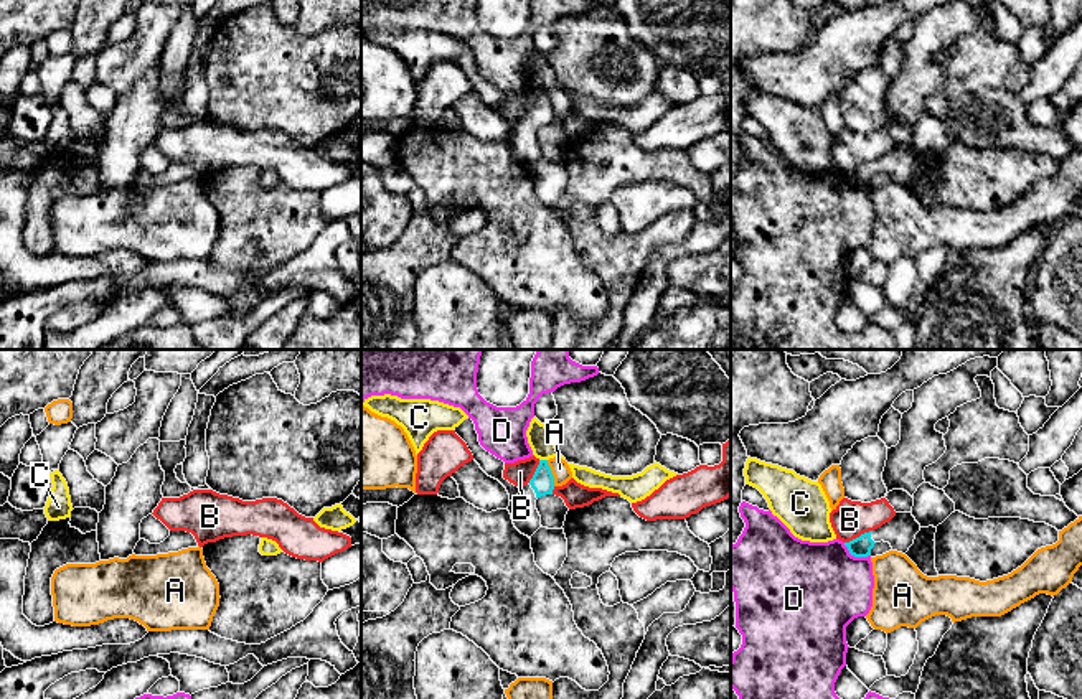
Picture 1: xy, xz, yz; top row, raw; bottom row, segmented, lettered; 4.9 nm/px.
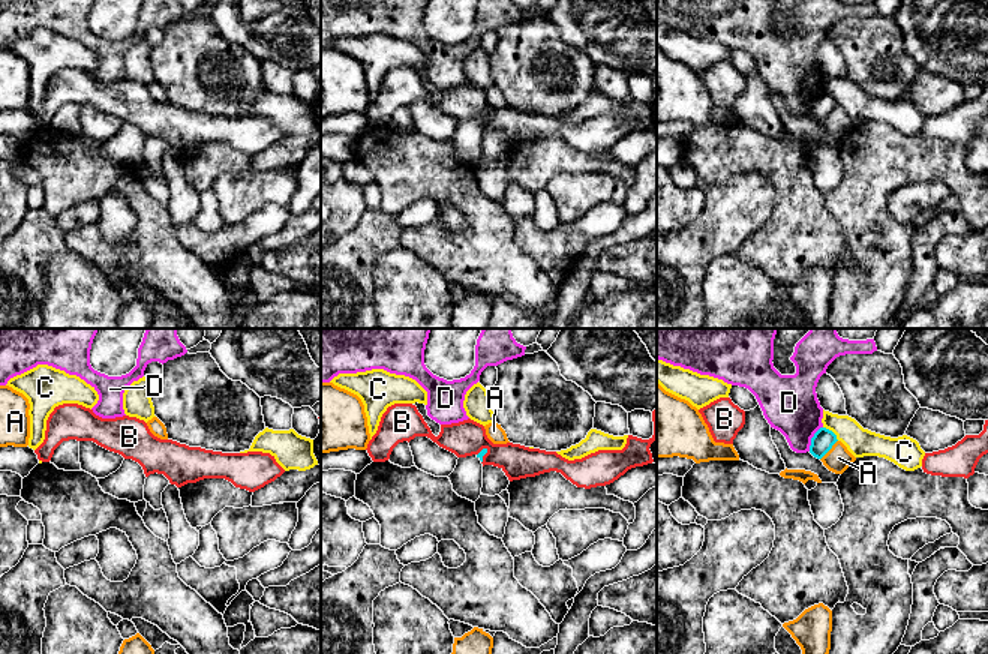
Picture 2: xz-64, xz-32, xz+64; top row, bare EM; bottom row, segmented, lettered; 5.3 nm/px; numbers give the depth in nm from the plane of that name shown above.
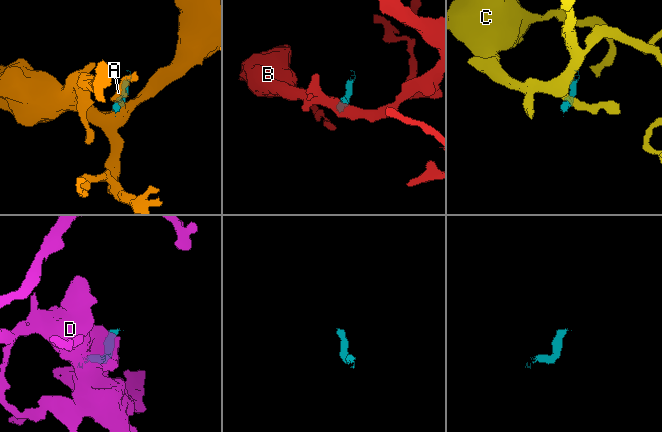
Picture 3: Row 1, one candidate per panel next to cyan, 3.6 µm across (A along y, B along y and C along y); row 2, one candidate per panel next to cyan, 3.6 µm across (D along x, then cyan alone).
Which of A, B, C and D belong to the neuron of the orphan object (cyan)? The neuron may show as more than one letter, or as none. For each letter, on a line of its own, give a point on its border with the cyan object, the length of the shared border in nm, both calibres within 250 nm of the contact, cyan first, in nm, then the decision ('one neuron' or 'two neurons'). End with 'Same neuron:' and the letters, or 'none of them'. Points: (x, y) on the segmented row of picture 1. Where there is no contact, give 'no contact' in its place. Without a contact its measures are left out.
A: xz (551, 473) | 130 nm | 110/90 nm | two neurons
B: yz (860, 536) | 150 nm | 100/180 nm | two neurons
C: xz (543, 460) | 40 nm | 110/120 nm | two neurons
D: yz (855, 556) | 150 nm | 100/460 nm | two neurons
Same neuron: none of them

